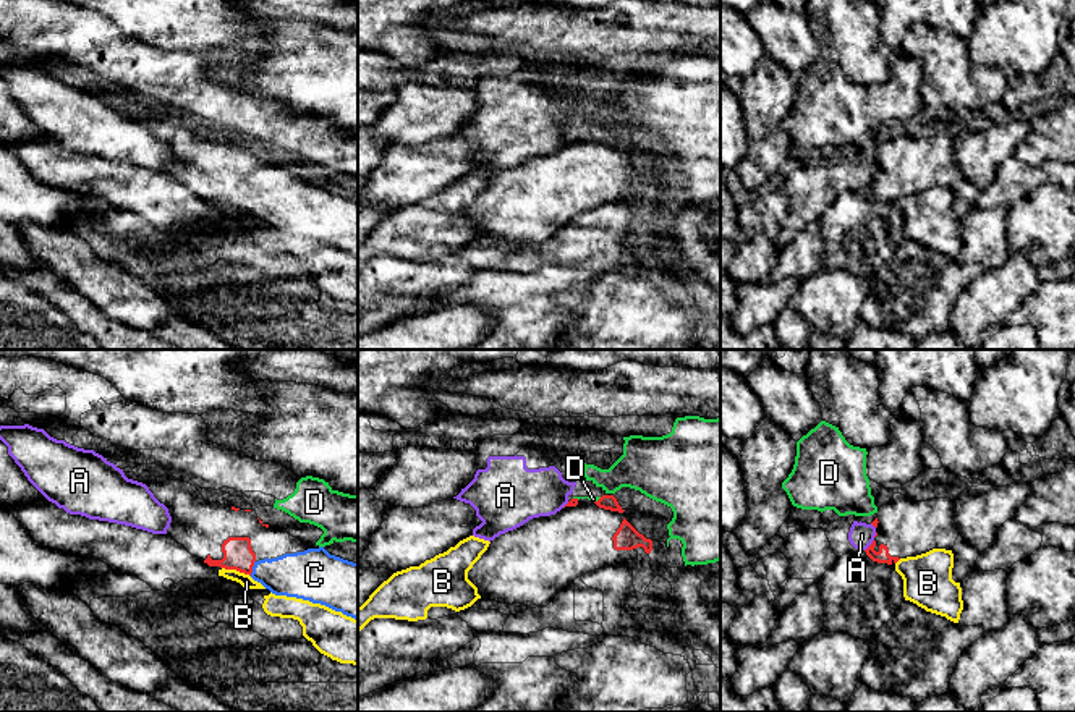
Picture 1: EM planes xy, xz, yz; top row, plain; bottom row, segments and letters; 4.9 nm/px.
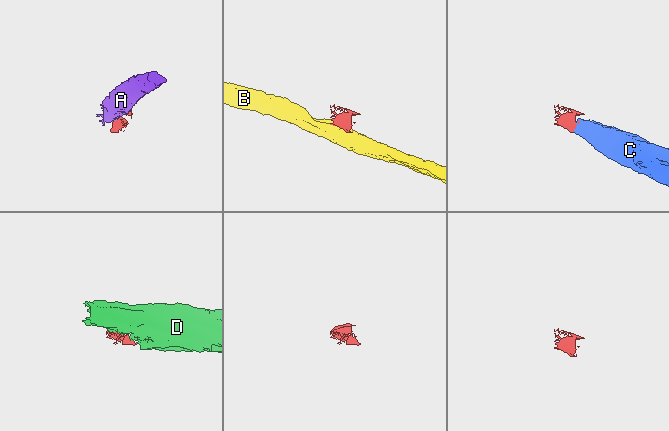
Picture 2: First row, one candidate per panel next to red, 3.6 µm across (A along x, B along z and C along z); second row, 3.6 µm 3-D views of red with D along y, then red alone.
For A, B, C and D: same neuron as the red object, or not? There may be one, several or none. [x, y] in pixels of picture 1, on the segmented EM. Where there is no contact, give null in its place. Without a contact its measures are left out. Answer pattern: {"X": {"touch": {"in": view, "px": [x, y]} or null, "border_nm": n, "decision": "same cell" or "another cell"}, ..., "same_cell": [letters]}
{"A": {"touch": {"in": "yz", "px": [870, 546]}, "border_nm": 80, "decision": "another cell"}, "B": {"touch": {"in": "xy", "px": [237, 570]}, "border_nm": 150, "decision": "another cell"}, "C": {"touch": {"in": "xy", "px": [251, 568]}, "border_nm": 80, "decision": "same cell"}, "D": {"touch": {"in": "xz", "px": [599, 499]}, "border_nm": 50, "decision": "another cell"}, "same_cell": ["C"]}

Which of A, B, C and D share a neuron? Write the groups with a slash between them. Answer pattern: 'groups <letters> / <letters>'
groups A / B / C / D

